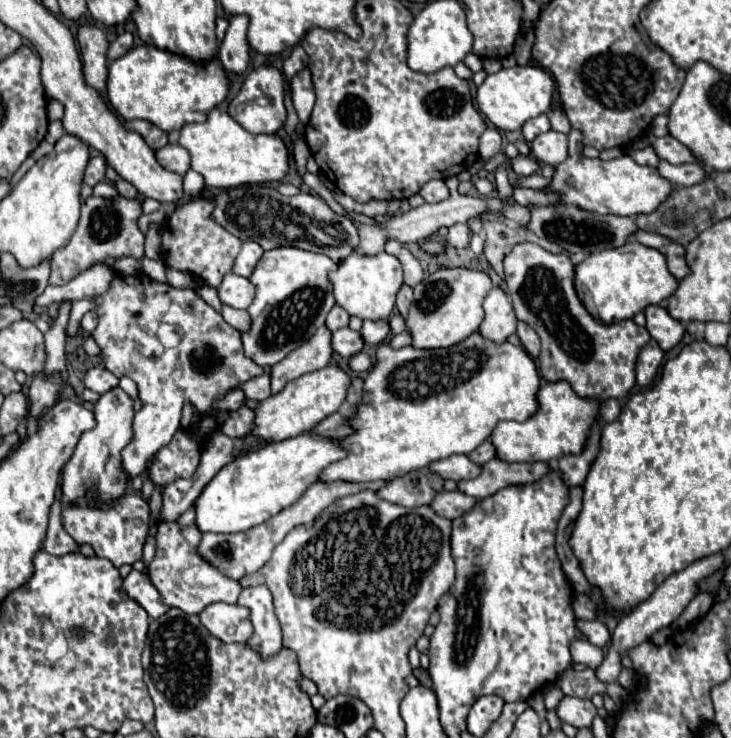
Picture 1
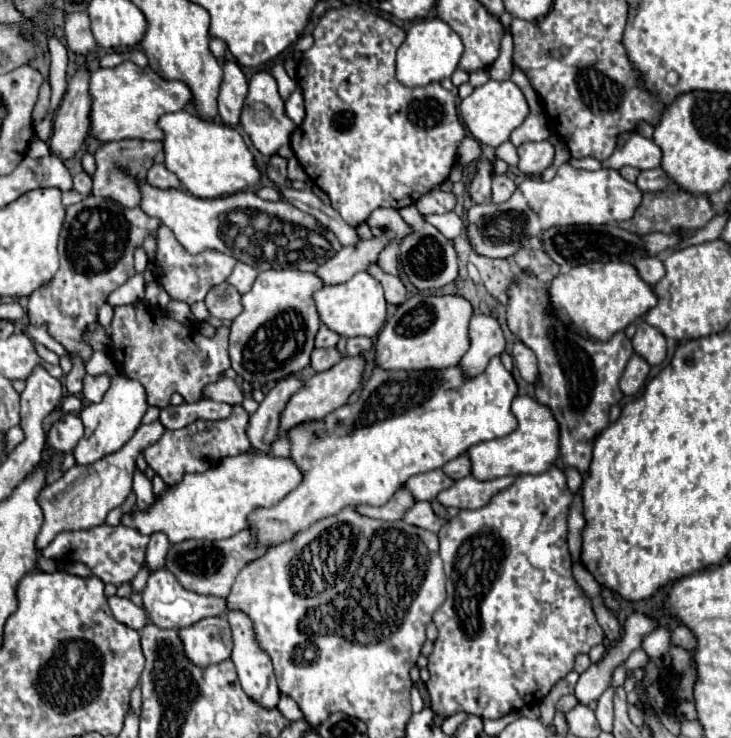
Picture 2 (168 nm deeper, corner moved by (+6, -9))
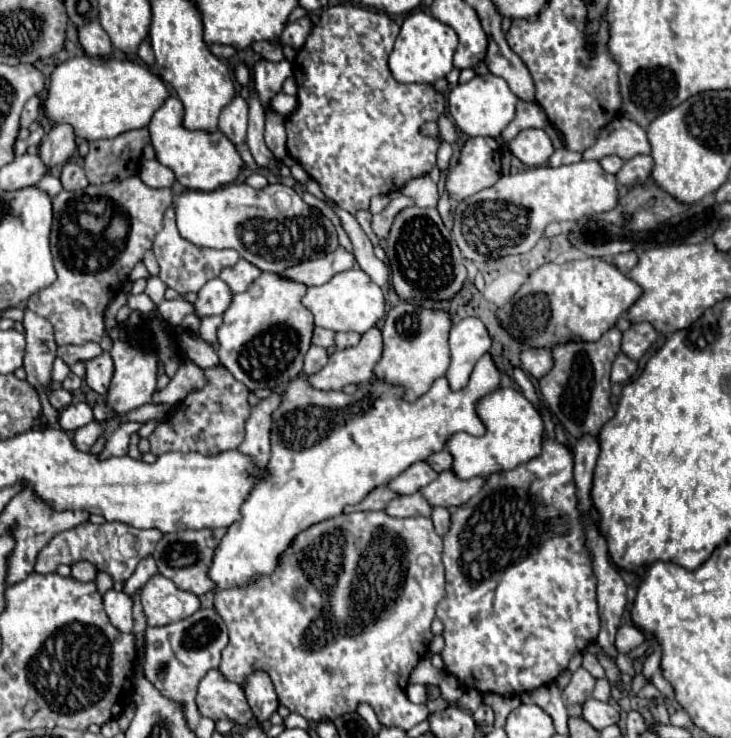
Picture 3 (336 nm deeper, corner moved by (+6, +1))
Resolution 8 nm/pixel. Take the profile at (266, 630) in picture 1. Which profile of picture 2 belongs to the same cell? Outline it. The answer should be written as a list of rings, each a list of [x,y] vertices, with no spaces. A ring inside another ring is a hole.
[[[228,612],[226,618],[228,618],[228,622],[232,626],[232,634],[234,634],[232,662],[238,670],[238,678],[240,678],[244,692],[250,698],[254,698],[258,704],[262,704],[266,708],[274,708],[278,704],[280,690],[278,690],[278,684],[274,678],[272,660],[268,660],[268,652],[264,652],[264,648],[260,648],[260,644],[256,644],[256,634],[252,632],[252,620],[248,620],[248,616],[244,616],[244,612]]]

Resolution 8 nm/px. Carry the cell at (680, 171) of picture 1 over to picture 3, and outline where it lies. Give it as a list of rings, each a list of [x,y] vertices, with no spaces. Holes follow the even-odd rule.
[[[636,156],[624,162],[620,172],[616,174],[616,182],[622,186],[636,186],[648,180],[652,172],[652,158],[650,156]]]

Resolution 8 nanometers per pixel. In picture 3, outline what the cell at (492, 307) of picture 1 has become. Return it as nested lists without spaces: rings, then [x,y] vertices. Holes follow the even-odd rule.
[[[464,318],[452,326],[450,346],[450,368],[446,372],[452,390],[462,390],[474,370],[474,364],[490,350],[492,338],[486,326],[478,318]]]

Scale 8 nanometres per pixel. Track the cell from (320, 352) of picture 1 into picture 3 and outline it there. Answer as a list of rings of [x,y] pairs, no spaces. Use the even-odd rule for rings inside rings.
[[[272,392],[258,406],[252,406],[252,414],[246,422],[246,438],[238,446],[238,452],[252,458],[256,468],[264,468],[270,458],[270,420],[272,412],[280,406],[282,396]]]

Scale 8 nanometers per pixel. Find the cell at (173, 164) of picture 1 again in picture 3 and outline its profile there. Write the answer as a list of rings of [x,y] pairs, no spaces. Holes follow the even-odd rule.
[[[142,160],[138,176],[148,188],[170,188],[176,180],[174,172],[162,166],[158,160]]]

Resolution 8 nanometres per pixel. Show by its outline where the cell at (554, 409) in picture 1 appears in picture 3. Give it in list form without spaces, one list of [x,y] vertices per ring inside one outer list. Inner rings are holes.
[[[498,388],[476,404],[476,414],[486,426],[486,434],[476,438],[466,432],[458,432],[446,440],[448,452],[452,454],[452,472],[460,480],[468,480],[474,476],[490,476],[492,472],[512,470],[518,464],[524,464],[540,454],[544,424],[536,408],[524,398],[520,390],[514,388]]]

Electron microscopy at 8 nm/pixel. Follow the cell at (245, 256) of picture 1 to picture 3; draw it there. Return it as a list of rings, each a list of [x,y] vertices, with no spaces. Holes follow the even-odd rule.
[[[240,258],[234,266],[224,268],[220,272],[220,278],[230,286],[232,294],[238,294],[238,292],[244,292],[260,274],[262,274],[260,268],[252,266],[248,260]]]

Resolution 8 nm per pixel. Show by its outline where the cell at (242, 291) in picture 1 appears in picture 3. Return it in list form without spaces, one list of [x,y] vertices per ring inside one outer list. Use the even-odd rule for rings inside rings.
[[[214,278],[206,282],[198,292],[198,300],[194,302],[194,314],[198,318],[216,316],[216,314],[220,316],[230,306],[230,302],[232,302],[232,292],[228,284],[222,282],[220,278]]]

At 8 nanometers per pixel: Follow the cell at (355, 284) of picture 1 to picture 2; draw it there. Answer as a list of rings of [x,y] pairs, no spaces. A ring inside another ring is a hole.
[[[358,272],[352,280],[344,284],[320,288],[318,292],[314,292],[314,300],[316,300],[322,324],[332,328],[340,336],[376,338],[386,320],[386,300],[384,300],[382,284],[374,276],[368,276],[368,272]]]

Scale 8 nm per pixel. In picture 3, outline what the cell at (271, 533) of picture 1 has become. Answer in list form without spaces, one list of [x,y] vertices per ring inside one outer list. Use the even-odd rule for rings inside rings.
[[[224,528],[220,530],[182,530],[182,532],[172,532],[172,534],[164,534],[162,540],[156,544],[154,550],[154,560],[158,566],[158,574],[170,578],[180,590],[188,590],[196,596],[202,596],[206,592],[210,592],[214,588],[214,582],[208,578],[208,568],[212,564],[212,556],[214,556],[214,548],[218,546],[218,542],[222,540],[222,536],[226,534]]]

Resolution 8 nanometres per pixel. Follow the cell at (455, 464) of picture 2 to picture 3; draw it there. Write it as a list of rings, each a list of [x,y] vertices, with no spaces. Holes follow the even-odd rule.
[[[440,450],[440,452],[432,454],[432,456],[428,456],[426,464],[432,466],[436,472],[444,472],[444,470],[448,470],[452,466],[452,456],[448,454],[448,450]]]

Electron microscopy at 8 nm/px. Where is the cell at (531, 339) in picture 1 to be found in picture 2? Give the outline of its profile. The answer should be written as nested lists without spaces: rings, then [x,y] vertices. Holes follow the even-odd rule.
[[[518,340],[518,342],[514,342],[512,358],[514,358],[514,362],[516,362],[518,370],[520,370],[520,376],[522,376],[526,382],[534,384],[536,378],[538,378],[538,364],[536,364],[534,352],[532,352],[524,342]]]

